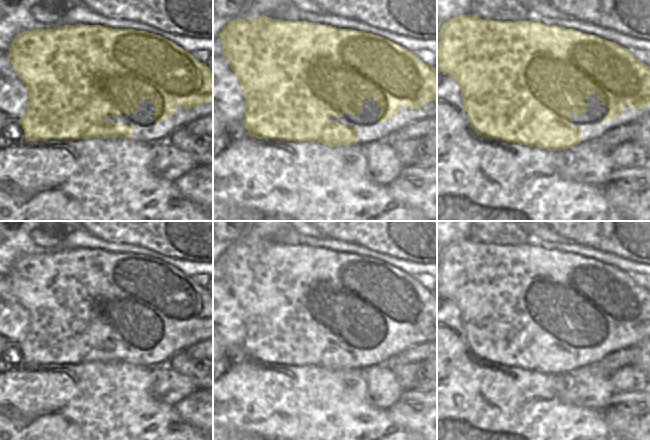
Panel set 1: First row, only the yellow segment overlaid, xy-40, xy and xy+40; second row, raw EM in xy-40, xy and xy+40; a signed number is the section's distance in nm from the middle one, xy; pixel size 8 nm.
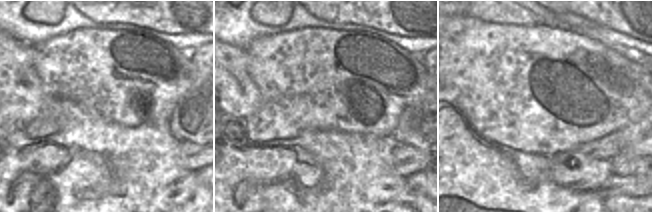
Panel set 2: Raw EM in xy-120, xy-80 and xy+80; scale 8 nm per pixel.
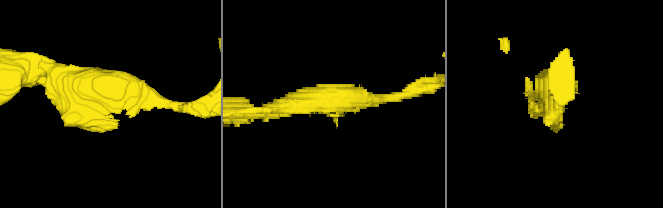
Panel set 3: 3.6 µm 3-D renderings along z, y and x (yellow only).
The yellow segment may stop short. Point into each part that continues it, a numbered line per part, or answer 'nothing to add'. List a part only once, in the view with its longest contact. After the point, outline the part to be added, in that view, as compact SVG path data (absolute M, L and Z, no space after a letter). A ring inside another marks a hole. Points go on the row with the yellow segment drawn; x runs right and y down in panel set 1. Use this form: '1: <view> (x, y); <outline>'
nothing to add

